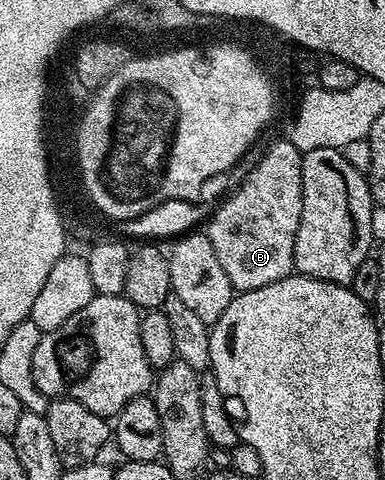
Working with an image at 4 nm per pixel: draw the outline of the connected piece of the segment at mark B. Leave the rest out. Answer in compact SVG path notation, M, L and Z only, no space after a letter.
M282 140L272 148L270 146L256 164L255 170L237 187L238 191L232 196L230 194L208 218L210 227L206 226L204 233L212 240L212 248L216 248L220 268L224 268L224 276L228 276L235 291L264 288L282 278L291 277L294 270L296 232L300 228L302 215L302 155L303 151L288 140Z

